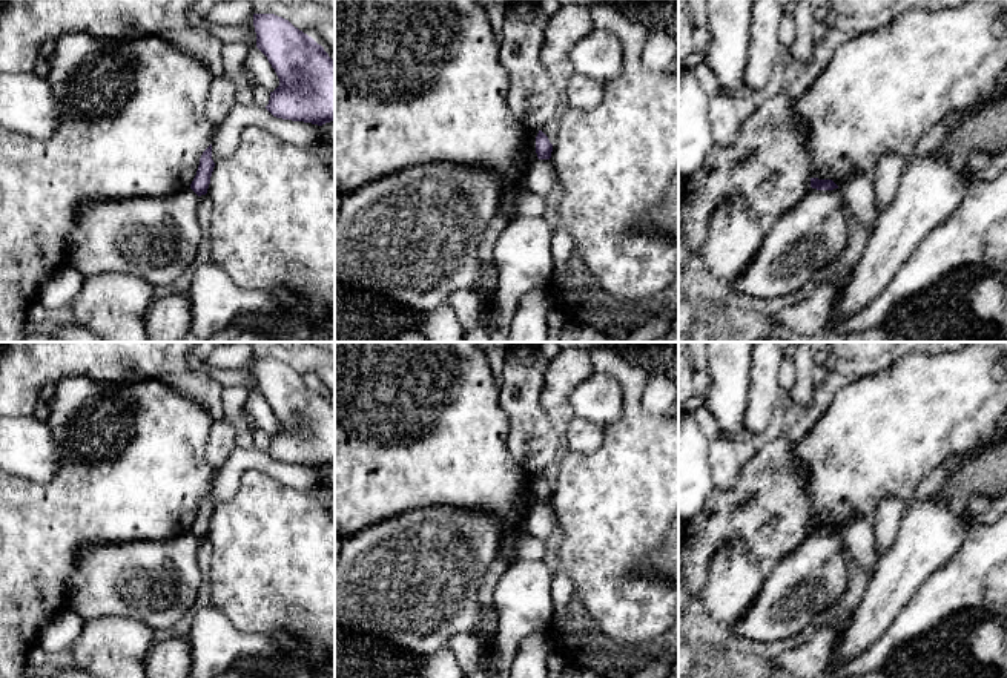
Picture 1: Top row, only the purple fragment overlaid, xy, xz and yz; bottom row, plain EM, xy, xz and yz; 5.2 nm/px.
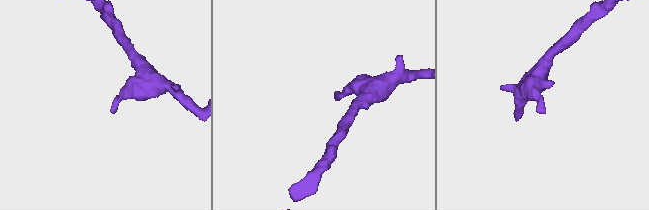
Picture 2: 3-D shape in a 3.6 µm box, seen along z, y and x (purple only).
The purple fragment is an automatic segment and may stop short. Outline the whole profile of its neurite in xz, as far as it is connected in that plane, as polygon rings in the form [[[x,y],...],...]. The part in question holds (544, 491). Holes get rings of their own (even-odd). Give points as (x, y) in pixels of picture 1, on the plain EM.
[[[539,474],[536,480],[536,497],[539,503],[550,503],[553,495],[553,488],[550,486],[548,480]]]

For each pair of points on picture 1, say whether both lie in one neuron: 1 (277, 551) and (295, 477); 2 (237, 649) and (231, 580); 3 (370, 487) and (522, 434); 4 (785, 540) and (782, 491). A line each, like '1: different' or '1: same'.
1: different
2: different
3: different
4: same

